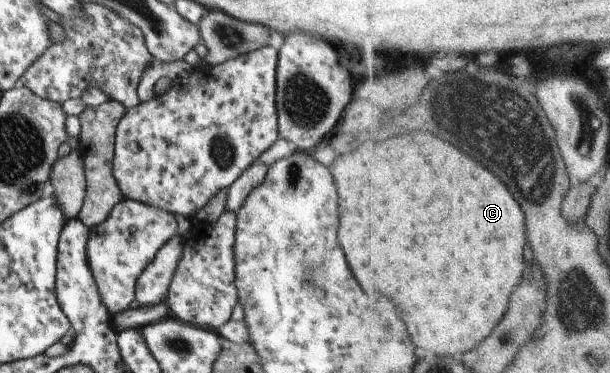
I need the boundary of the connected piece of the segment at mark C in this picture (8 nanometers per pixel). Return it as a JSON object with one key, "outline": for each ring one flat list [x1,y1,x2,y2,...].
{"outline":[[414,132,414,134,400,136,400,138,390,138,382,144,362,144,360,150,356,148,352,152,348,150,348,152,337,155,327,169,334,178,334,184,338,190,337,215,340,224,336,232,336,242,346,258,346,264,352,276,360,284,360,288,366,288,366,292,374,288,378,288,378,292,386,292,386,296,390,296,394,304,398,304,400,316,402,320,406,320,406,326,408,326,408,332,414,344,428,352,459,357,485,341,488,334,492,334,492,330,506,314,510,294,520,284,522,272,526,268,526,260,524,260,524,248,528,240,526,238,526,216,518,200,512,196,512,192,490,170,476,164,474,158,470,158,468,154,460,152,452,144,428,132]]}

